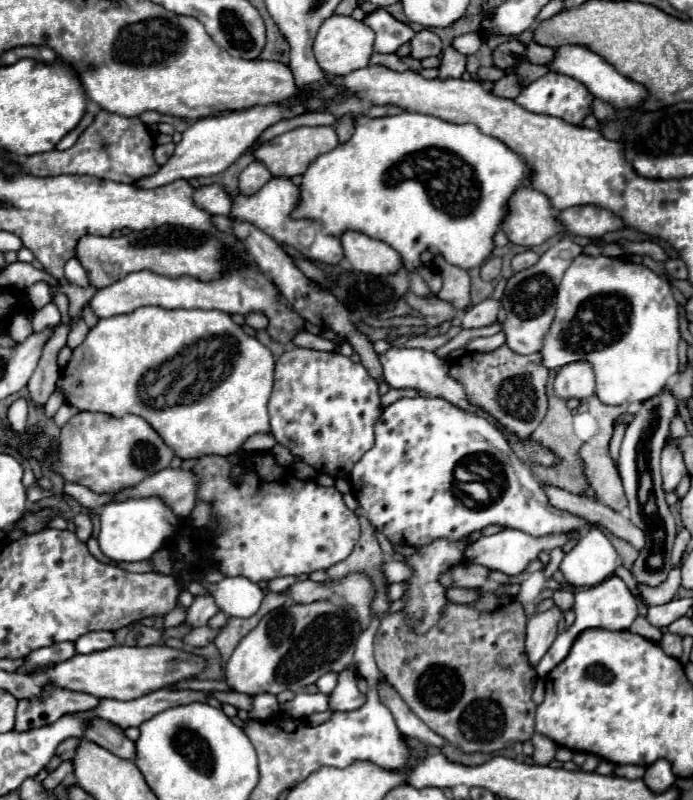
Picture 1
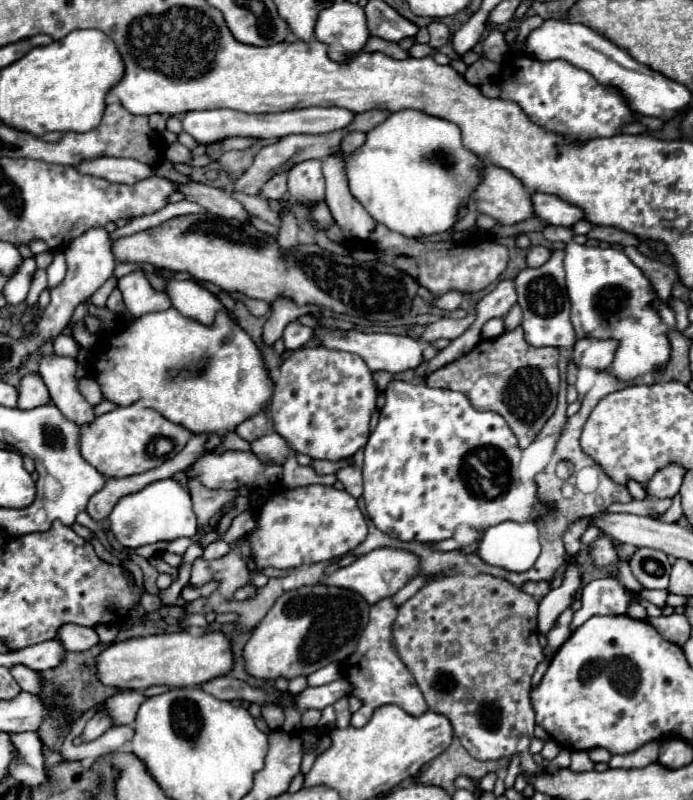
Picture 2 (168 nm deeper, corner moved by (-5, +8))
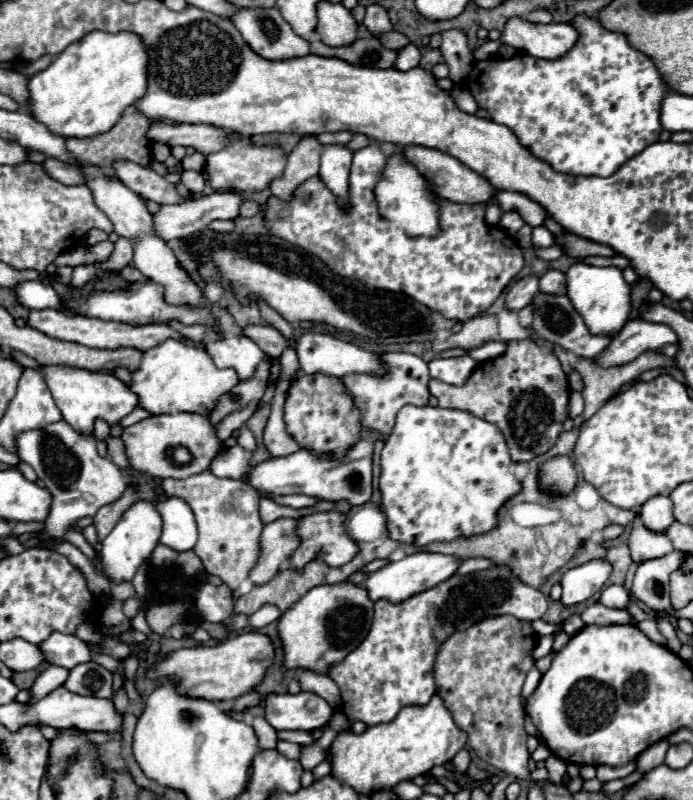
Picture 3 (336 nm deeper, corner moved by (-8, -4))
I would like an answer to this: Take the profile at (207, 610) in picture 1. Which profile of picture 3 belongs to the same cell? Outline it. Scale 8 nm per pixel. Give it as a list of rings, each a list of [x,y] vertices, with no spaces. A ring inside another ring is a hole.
[[[278,518],[264,526],[260,540],[260,558],[250,572],[254,584],[266,584],[284,566],[292,552],[300,546],[300,536],[296,536],[298,518]]]

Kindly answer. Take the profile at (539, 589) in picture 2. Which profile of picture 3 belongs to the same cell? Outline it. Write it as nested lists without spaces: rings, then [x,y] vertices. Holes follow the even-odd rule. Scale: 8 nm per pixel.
[[[490,566],[488,570],[464,576],[454,574],[438,586],[398,604],[378,600],[366,640],[326,672],[340,688],[342,712],[348,718],[348,726],[356,720],[376,726],[394,720],[404,706],[426,704],[436,692],[432,672],[436,652],[452,632],[470,628],[488,616],[514,616],[532,622],[542,618],[546,608],[546,596],[524,584],[508,566]]]

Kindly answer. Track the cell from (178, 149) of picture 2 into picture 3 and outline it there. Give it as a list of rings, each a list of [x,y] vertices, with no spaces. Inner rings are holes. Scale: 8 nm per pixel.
[[[184,170],[184,172],[182,172],[182,182],[184,182],[184,186],[186,186],[192,194],[200,194],[200,192],[204,190],[204,186],[206,186],[204,176],[202,176],[200,172],[192,172],[192,170]]]

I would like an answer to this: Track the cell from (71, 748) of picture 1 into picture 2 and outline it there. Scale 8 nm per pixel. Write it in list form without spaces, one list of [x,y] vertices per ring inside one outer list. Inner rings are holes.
[[[101,708],[89,722],[87,722],[87,726],[83,728],[83,734],[81,734],[81,738],[85,740],[85,742],[91,742],[91,740],[95,740],[95,738],[99,738],[105,730],[109,730],[113,726],[113,722],[111,722],[111,718],[107,716],[107,712]]]

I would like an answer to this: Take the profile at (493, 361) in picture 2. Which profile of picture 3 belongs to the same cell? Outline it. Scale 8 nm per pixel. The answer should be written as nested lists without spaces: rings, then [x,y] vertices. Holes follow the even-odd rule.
[[[530,338],[512,340],[512,342],[508,342],[506,352],[502,356],[480,362],[464,386],[452,386],[452,384],[444,384],[440,380],[430,380],[430,392],[432,392],[432,396],[438,398],[440,408],[464,410],[480,420],[496,424],[508,444],[508,450],[510,450],[510,456],[514,462],[530,462],[536,456],[546,454],[556,444],[558,436],[562,434],[562,424],[568,418],[566,406],[568,406],[570,388],[568,388],[568,378],[562,370],[562,364],[554,354],[544,354],[538,348],[538,344],[532,342]]]

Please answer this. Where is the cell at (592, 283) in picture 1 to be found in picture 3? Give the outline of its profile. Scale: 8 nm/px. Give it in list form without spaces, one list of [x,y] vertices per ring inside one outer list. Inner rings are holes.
[[[574,264],[568,272],[568,298],[584,318],[592,334],[616,334],[628,322],[630,314],[630,286],[622,278],[618,268],[596,268],[586,264]]]

